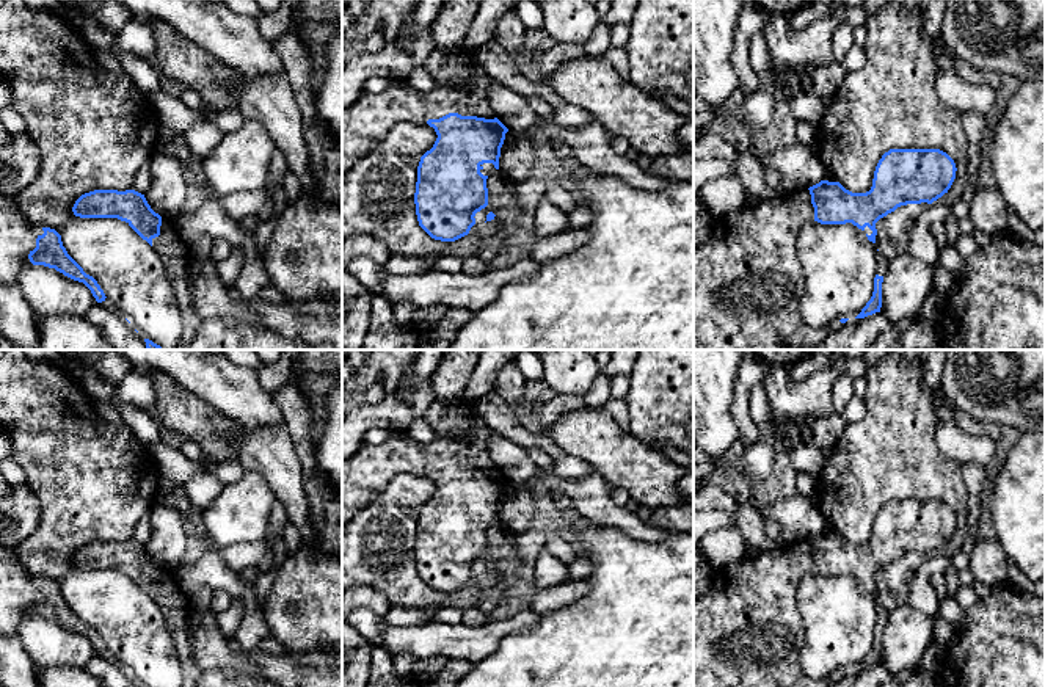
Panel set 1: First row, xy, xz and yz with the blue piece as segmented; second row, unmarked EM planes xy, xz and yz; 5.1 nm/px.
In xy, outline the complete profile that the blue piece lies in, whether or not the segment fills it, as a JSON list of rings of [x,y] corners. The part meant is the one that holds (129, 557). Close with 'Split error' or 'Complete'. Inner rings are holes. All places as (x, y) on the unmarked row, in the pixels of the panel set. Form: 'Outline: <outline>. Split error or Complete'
Outline: [[[94,541],[82,546],[72,563],[80,569],[118,569],[146,591],[163,613],[182,668],[184,687],[195,687],[201,678],[193,660],[190,637],[191,601],[176,582],[174,572],[162,569],[135,541]]]. Split error

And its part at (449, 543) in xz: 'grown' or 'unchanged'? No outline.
grown

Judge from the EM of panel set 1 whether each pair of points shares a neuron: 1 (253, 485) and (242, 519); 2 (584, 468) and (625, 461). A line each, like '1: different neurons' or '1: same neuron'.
1: same neuron
2: different neurons

